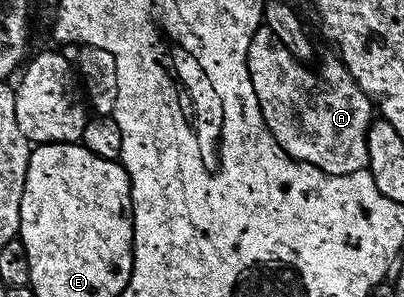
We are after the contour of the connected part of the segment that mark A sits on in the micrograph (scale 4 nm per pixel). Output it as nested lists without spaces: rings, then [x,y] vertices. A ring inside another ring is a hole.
[[[264,25],[248,45],[246,64],[266,128],[291,157],[333,175],[367,170],[366,134],[375,118],[376,107],[345,67],[335,65],[327,79],[317,79],[311,68],[294,59]]]

